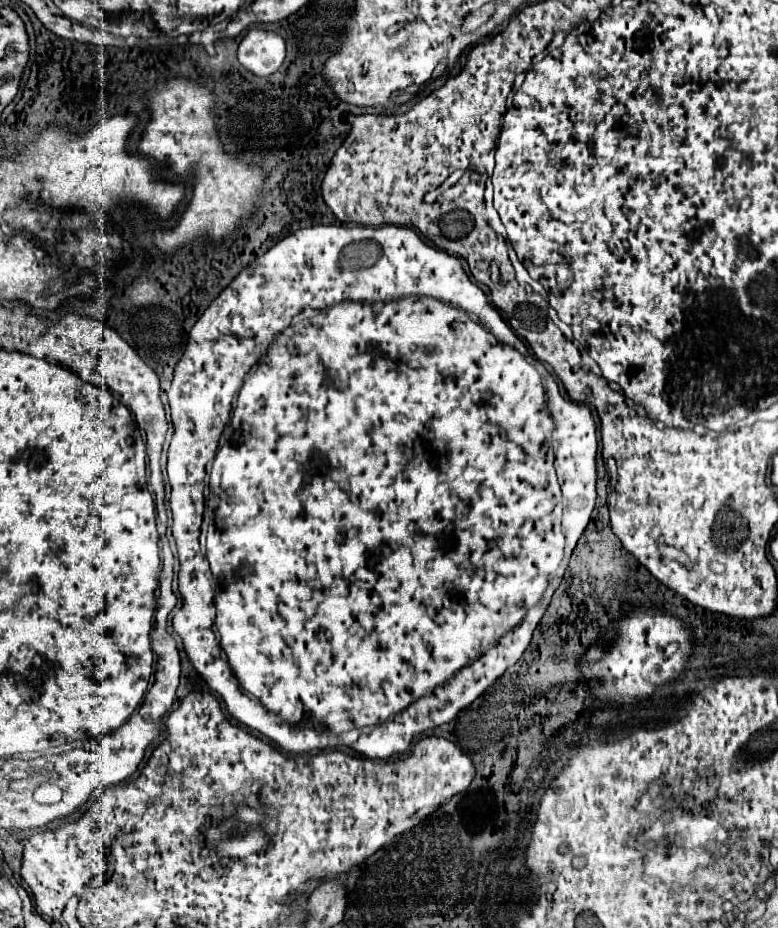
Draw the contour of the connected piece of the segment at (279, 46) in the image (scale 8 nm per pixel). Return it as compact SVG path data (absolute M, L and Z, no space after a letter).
M256 26L246 32L238 46L240 64L256 76L274 74L282 66L284 54L284 40L276 32L266 32Z

